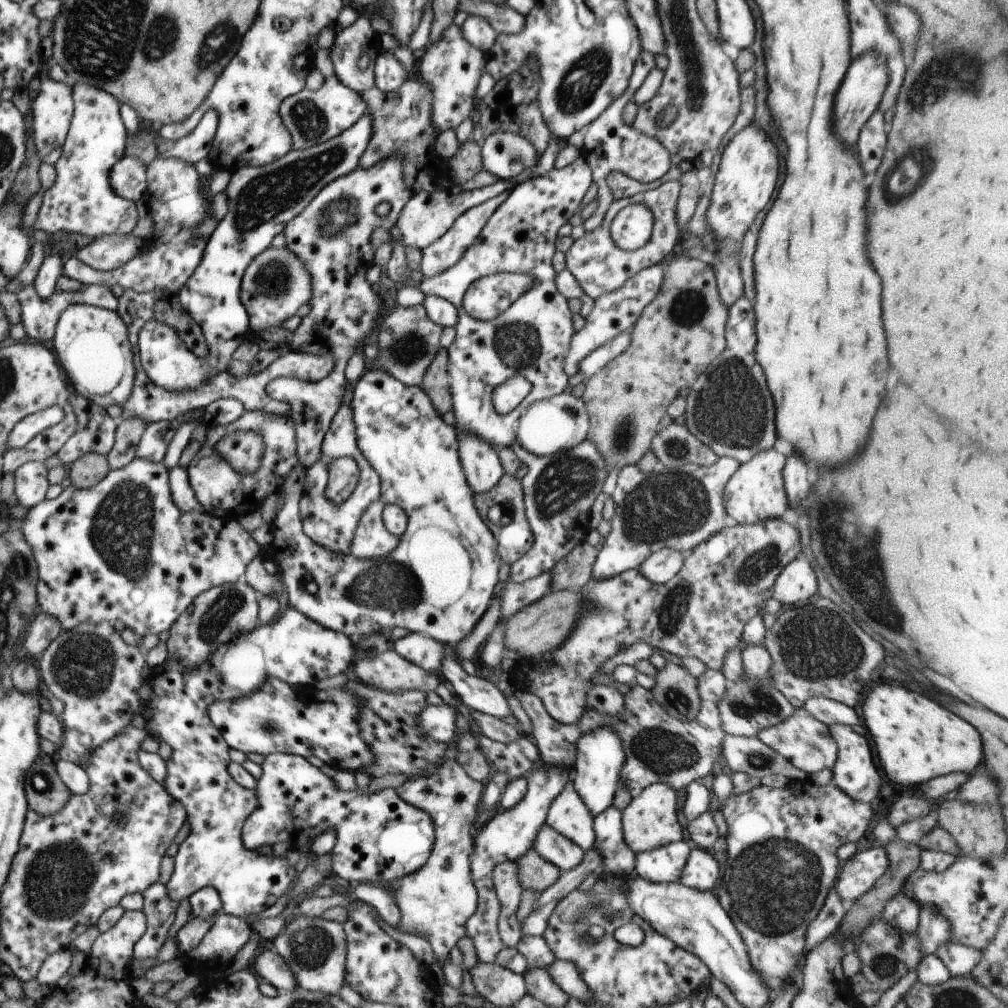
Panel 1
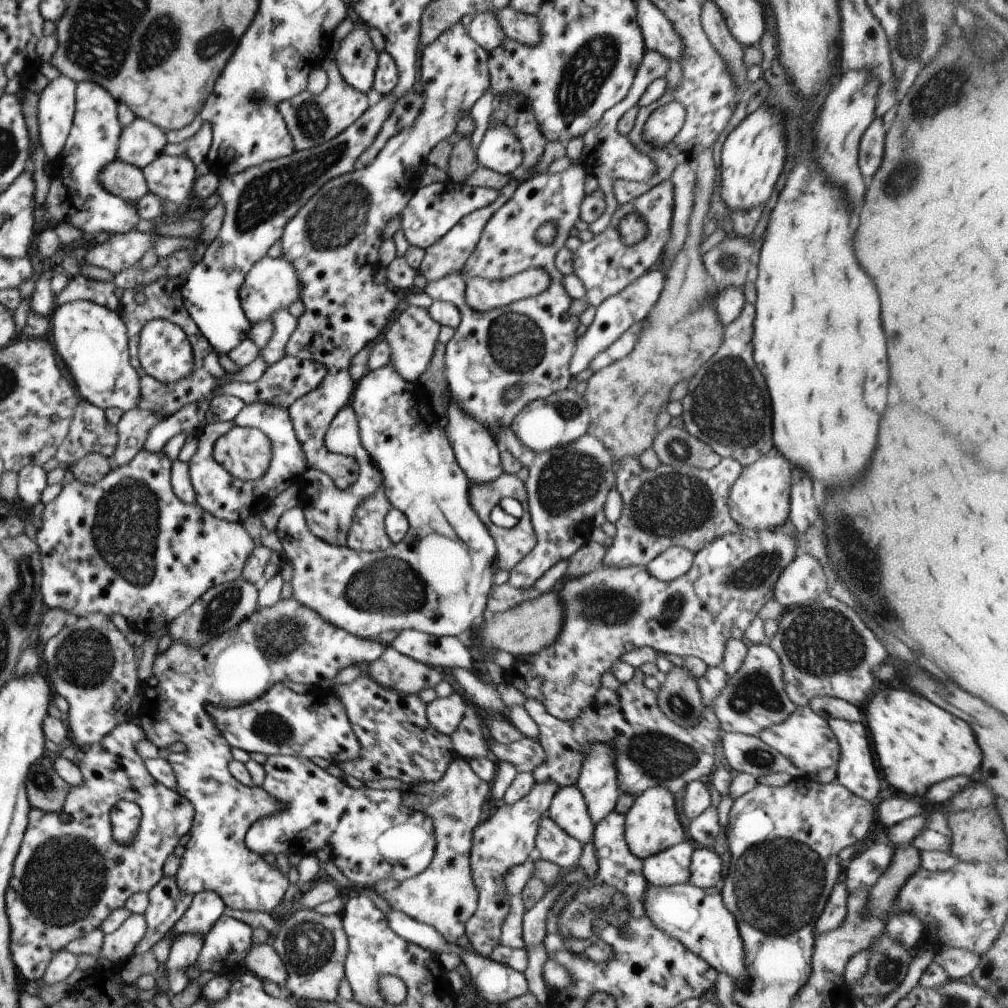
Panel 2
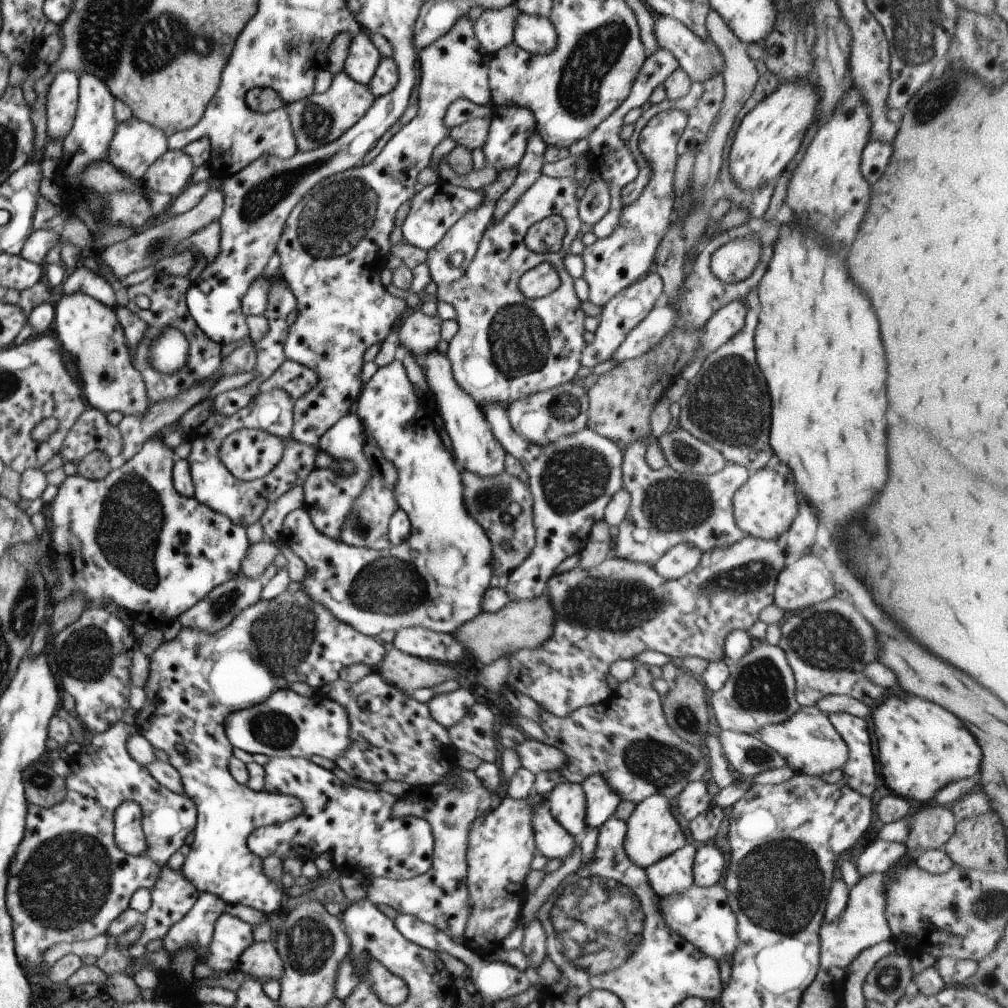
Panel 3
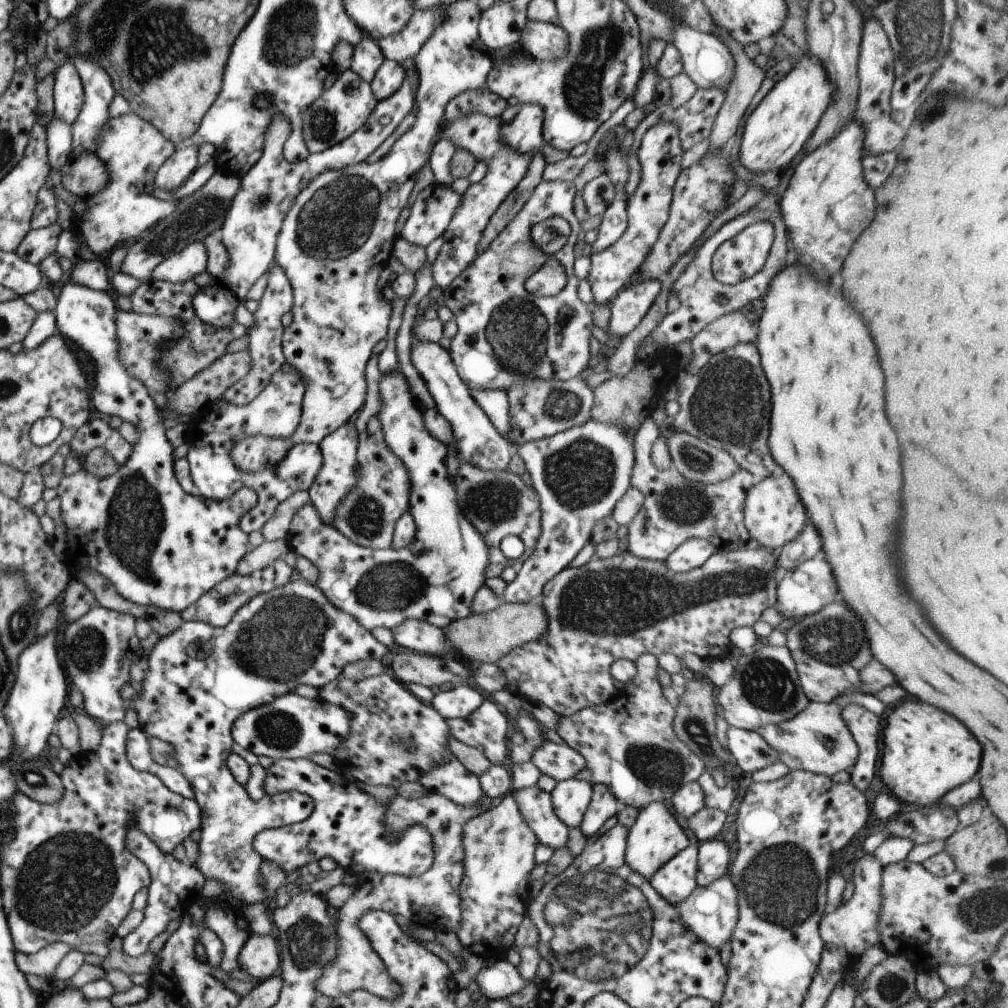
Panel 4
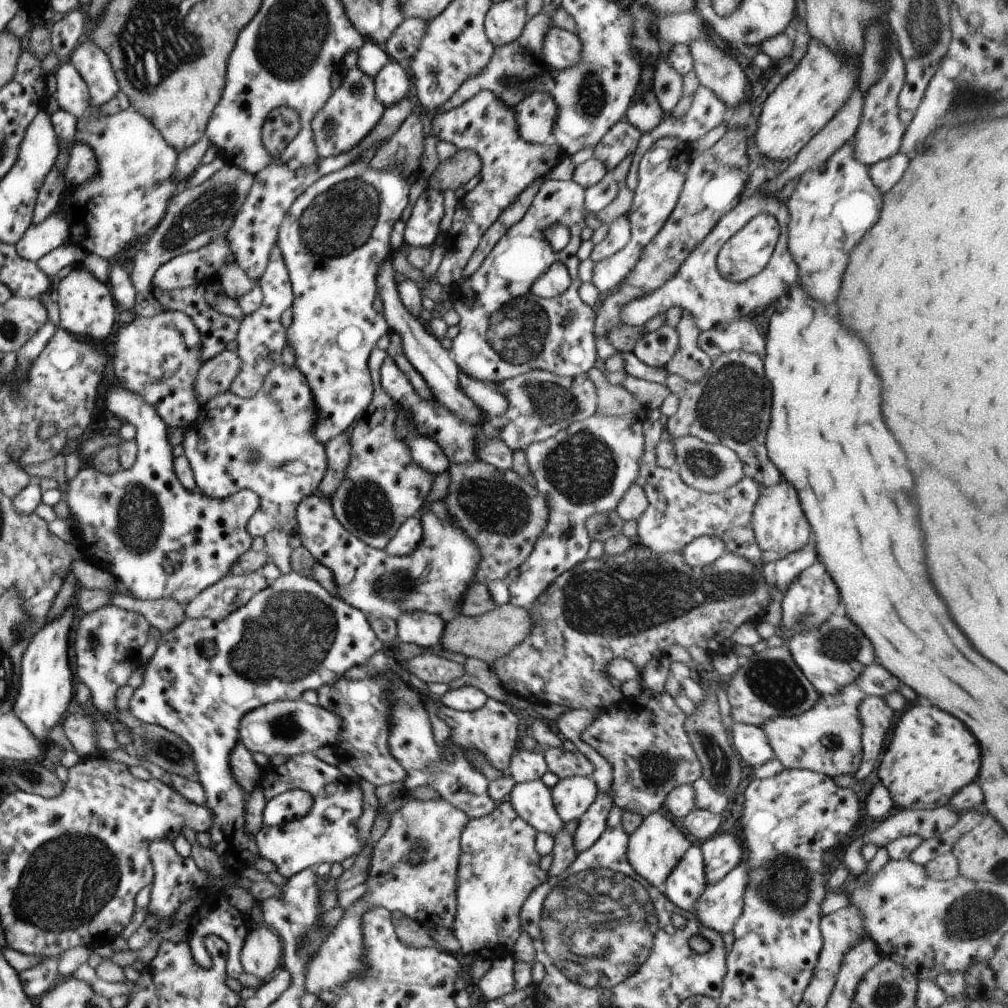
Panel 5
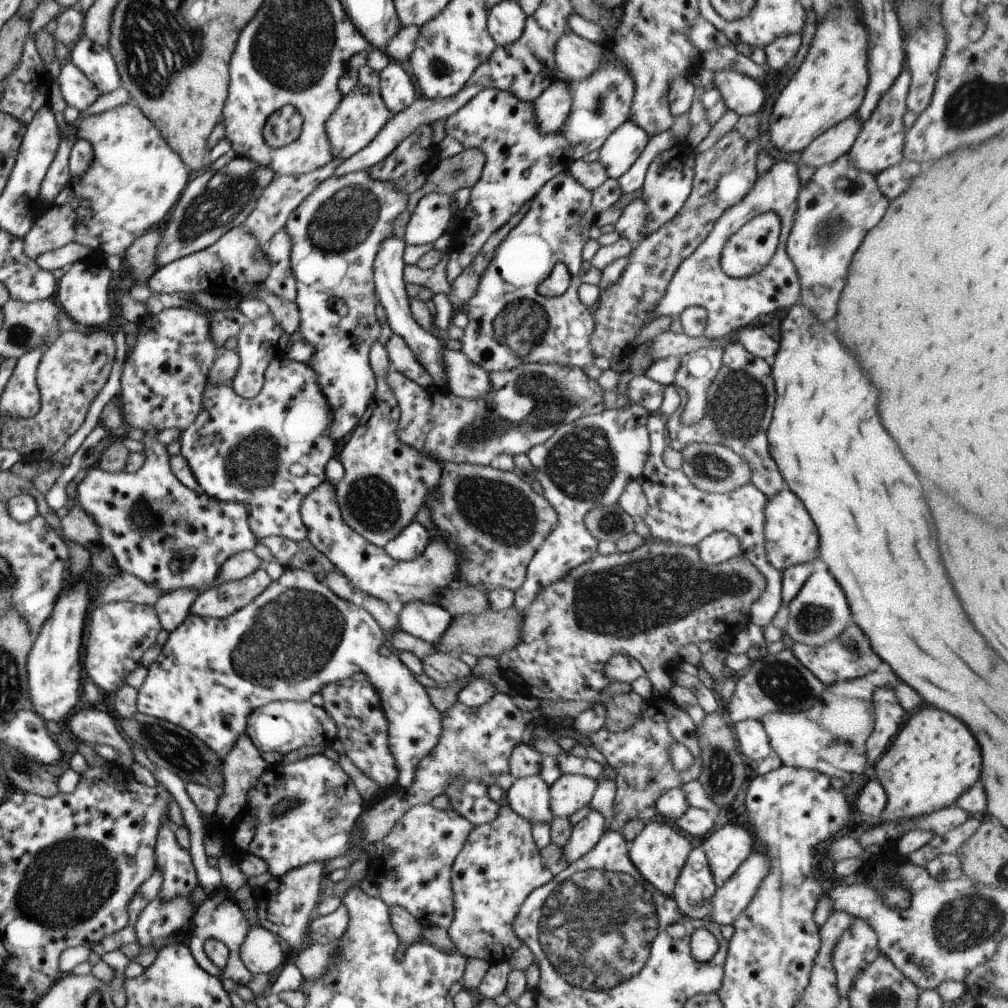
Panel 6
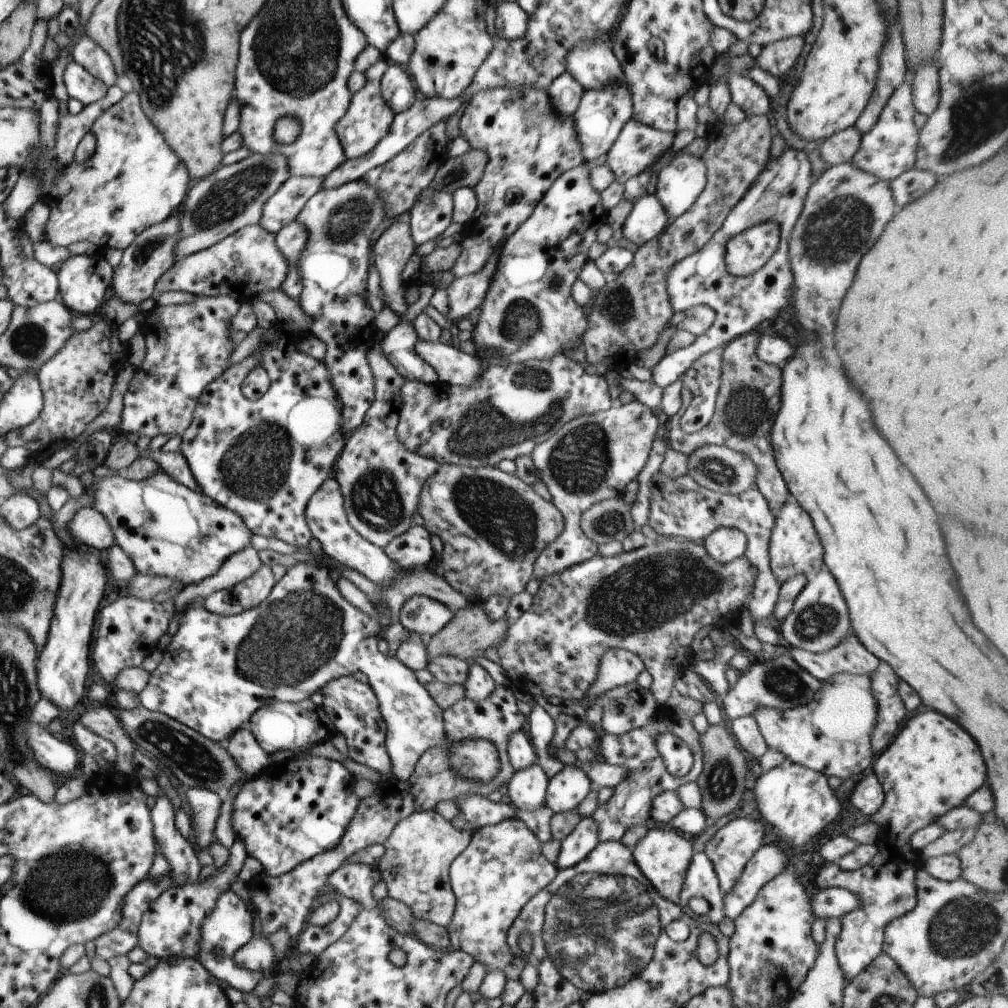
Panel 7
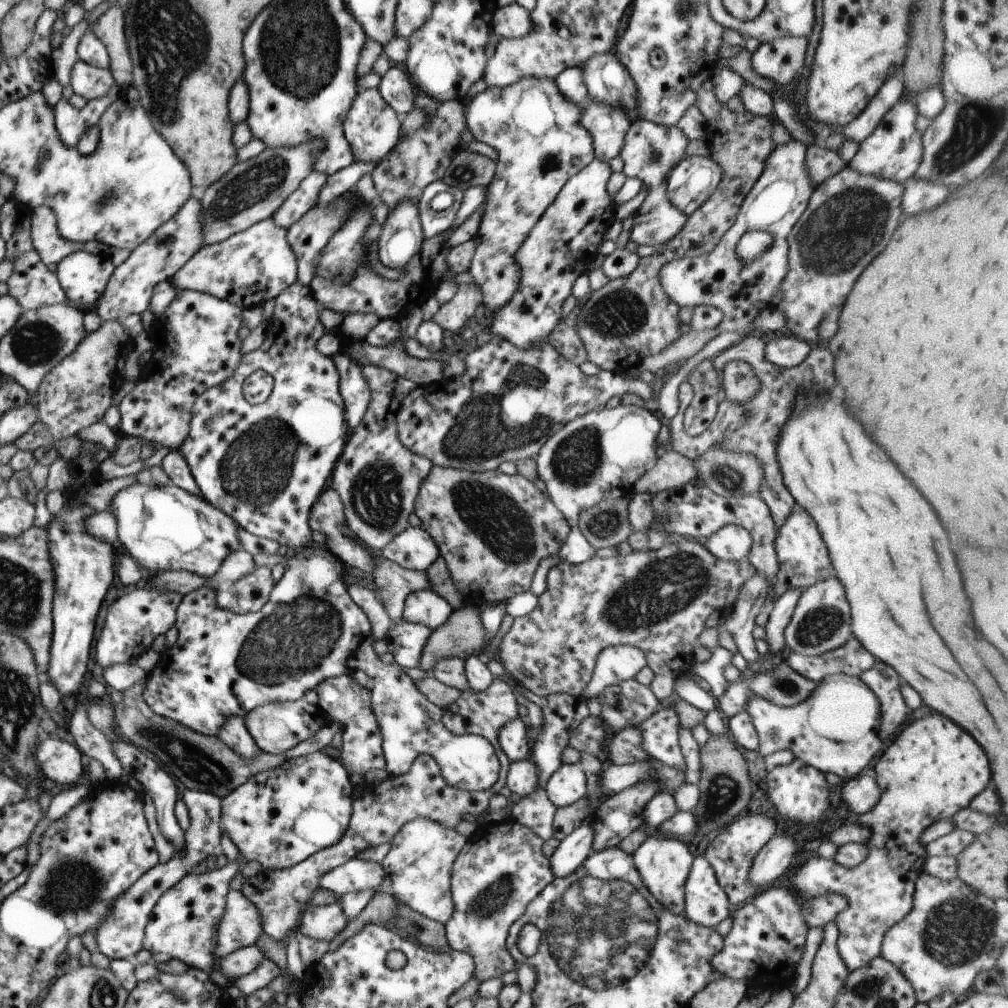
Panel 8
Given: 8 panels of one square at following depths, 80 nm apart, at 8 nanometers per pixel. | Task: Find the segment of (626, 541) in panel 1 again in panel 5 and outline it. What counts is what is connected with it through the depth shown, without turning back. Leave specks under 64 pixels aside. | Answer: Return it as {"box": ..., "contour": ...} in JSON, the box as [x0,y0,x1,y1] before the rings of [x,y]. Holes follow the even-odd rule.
{"box":[634,408,759,554],"contour":[[[648,408],[642,418],[642,433],[644,436],[644,453],[642,454],[638,475],[634,480],[645,493],[647,508],[645,512],[636,520],[637,536],[635,543],[639,543],[646,548],[650,554],[677,554],[689,541],[700,536],[718,536],[724,543],[727,543],[731,551],[741,548],[741,544],[753,544],[756,542],[753,529],[750,527],[750,517],[756,500],[758,499],[759,486],[750,478],[743,477],[732,487],[718,493],[704,493],[686,485],[680,476],[677,476],[677,469],[666,469],[655,463],[655,447],[661,438],[665,436],[664,425],[661,424],[661,414],[658,409]]]}

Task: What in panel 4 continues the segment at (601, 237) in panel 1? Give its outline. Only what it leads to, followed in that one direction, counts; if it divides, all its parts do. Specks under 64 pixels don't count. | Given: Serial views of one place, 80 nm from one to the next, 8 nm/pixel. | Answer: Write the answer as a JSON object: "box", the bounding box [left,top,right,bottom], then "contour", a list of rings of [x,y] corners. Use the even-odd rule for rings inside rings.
{"box":[585,123,682,304],"contour":[[[659,123],[648,128],[638,148],[641,180],[633,194],[626,199],[626,229],[604,251],[591,253],[590,267],[585,280],[589,283],[594,304],[608,304],[626,286],[635,282],[639,265],[642,265],[650,246],[657,240],[661,227],[666,223],[672,201],[672,188],[682,169],[678,128],[672,123]]]}

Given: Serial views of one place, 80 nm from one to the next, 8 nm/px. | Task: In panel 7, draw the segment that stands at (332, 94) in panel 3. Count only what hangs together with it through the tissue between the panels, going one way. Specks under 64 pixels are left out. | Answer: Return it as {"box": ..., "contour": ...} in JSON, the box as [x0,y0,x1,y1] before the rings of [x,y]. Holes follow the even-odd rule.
{"box":[334,57,394,159],"contour":[[[382,57],[365,73],[366,84],[352,95],[345,115],[335,124],[334,132],[340,140],[342,152],[346,159],[357,159],[370,152],[382,137],[387,135],[394,114],[383,101],[380,94],[380,79],[386,70],[387,61]]]}

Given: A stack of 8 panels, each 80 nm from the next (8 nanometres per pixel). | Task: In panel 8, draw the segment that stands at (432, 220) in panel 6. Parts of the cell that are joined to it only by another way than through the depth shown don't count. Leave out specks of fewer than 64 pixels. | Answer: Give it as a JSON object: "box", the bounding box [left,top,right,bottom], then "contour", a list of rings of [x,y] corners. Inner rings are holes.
{"box":[417,180,463,240],"contour":[[[441,180],[430,183],[422,192],[417,200],[417,212],[419,212],[419,226],[421,226],[421,236],[423,240],[429,240],[433,236],[439,236],[443,232],[448,231],[455,218],[455,212],[461,204],[463,191],[455,186],[447,186]],[[447,192],[453,196],[453,202],[449,208],[437,212],[429,207],[429,201],[435,194]]]}

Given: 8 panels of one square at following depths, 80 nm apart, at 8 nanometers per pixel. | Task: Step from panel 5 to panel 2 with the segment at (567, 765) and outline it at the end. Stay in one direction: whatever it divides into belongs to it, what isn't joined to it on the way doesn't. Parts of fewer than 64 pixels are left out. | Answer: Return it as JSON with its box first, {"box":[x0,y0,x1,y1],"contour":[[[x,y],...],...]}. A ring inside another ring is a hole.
{"box":[488,736,546,773],"contour":[[[522,736],[508,745],[489,742],[488,747],[490,748],[489,757],[494,762],[507,761],[515,767],[517,773],[531,773],[546,757],[537,738]]]}

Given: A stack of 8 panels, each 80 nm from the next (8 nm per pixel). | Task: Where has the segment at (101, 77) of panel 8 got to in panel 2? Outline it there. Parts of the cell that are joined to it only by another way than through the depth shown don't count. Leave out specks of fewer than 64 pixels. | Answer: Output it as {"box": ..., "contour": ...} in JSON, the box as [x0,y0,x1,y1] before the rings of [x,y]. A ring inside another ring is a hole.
{"box":[38,74,76,163],"contour":[[[60,74],[38,94],[38,140],[48,163],[59,156],[72,125],[75,89],[76,82]]]}

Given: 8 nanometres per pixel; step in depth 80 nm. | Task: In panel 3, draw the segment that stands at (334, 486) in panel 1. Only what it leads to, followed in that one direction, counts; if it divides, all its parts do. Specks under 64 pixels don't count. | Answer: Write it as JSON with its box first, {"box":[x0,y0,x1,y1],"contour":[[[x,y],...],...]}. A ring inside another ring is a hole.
{"box":[277,13,491,477],"contour":[[[463,13],[449,30],[416,52],[420,66],[416,115],[385,143],[373,160],[326,176],[312,186],[287,215],[277,241],[278,272],[296,298],[296,318],[288,326],[283,354],[287,360],[310,368],[318,378],[311,390],[294,400],[290,438],[316,448],[316,468],[331,469],[346,477],[355,474],[356,466],[351,460],[332,461],[316,444],[328,428],[353,410],[363,384],[360,379],[363,352],[371,344],[385,340],[405,308],[403,299],[391,297],[379,283],[379,273],[390,256],[389,234],[394,227],[395,210],[414,195],[417,173],[427,167],[431,150],[448,136],[449,129],[442,123],[446,108],[457,99],[467,99],[476,105],[491,100],[488,87],[491,54],[478,43],[473,27],[474,22]]]}

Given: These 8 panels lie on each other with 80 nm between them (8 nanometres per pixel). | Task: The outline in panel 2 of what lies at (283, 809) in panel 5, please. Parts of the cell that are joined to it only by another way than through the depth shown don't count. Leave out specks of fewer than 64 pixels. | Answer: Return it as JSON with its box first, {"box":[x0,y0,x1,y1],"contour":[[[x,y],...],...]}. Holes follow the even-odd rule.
{"box":[135,597,385,913],"contour":[[[293,597],[287,599],[279,599],[275,604],[272,604],[268,607],[257,608],[253,611],[247,618],[244,618],[239,624],[236,624],[233,628],[230,628],[228,631],[222,632],[219,636],[214,636],[208,641],[205,641],[205,644],[202,644],[200,647],[192,647],[183,641],[175,641],[171,643],[164,651],[161,651],[154,657],[152,664],[152,673],[148,678],[147,682],[142,681],[141,687],[144,690],[145,698],[142,700],[140,709],[135,716],[138,719],[139,728],[144,732],[144,737],[159,748],[167,748],[173,744],[173,742],[181,742],[185,745],[185,751],[181,753],[169,753],[166,757],[166,761],[170,764],[172,771],[174,772],[174,777],[176,780],[176,790],[175,792],[179,793],[183,798],[186,798],[193,807],[194,813],[191,823],[191,828],[189,829],[189,840],[184,846],[184,852],[179,859],[179,866],[174,874],[176,878],[176,885],[184,892],[195,894],[201,891],[213,891],[217,893],[221,900],[224,902],[225,907],[229,907],[237,910],[248,910],[248,911],[257,911],[257,912],[266,912],[270,913],[273,908],[277,908],[280,904],[281,899],[283,898],[283,893],[288,887],[287,878],[283,876],[278,869],[274,866],[269,866],[265,861],[254,852],[244,845],[244,834],[248,831],[248,828],[252,824],[263,817],[270,817],[279,813],[284,806],[272,796],[269,796],[261,787],[256,787],[255,785],[251,787],[243,786],[241,783],[238,783],[227,770],[228,762],[232,759],[231,757],[231,747],[227,744],[227,741],[224,739],[224,736],[216,729],[214,720],[210,718],[210,714],[207,713],[209,706],[218,708],[233,708],[243,705],[244,703],[253,702],[256,698],[259,698],[268,688],[271,688],[275,683],[281,682],[301,682],[303,684],[308,684],[311,688],[317,687],[320,682],[323,680],[333,680],[335,674],[339,672],[345,666],[358,665],[361,667],[367,666],[367,664],[376,661],[381,653],[383,652],[385,645],[382,644],[379,640],[369,640],[364,639],[363,637],[358,637],[347,632],[345,629],[337,628],[331,623],[328,623],[326,620],[323,620],[315,611],[312,611],[310,608],[304,607],[298,600],[295,600]]]}

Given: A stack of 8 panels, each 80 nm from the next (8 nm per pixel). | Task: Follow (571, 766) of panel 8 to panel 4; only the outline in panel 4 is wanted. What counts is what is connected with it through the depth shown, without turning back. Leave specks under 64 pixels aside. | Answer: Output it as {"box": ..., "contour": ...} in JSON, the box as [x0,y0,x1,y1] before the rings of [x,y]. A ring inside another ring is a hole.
{"box":[550,777,592,827],"contour":[[[577,777],[556,781],[550,792],[553,812],[566,827],[578,826],[591,797],[592,783]]]}

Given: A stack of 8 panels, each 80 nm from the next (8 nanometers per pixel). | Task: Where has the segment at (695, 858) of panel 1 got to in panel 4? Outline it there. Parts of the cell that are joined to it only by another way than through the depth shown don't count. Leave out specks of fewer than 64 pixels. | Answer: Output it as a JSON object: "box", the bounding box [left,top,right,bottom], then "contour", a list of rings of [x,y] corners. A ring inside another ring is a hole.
{"box":[696,837,731,886],"contour":[[[721,837],[698,844],[696,883],[707,886],[728,870],[731,850]]]}

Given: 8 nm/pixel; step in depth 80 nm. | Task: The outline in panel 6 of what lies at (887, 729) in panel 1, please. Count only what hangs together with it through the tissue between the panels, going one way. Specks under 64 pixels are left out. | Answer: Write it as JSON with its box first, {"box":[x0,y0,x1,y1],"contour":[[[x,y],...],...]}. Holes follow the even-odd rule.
{"box":[875,708,981,823],"contour":[[[923,708],[915,712],[899,728],[895,738],[875,761],[876,781],[883,787],[886,794],[885,806],[878,819],[883,823],[893,823],[899,819],[913,819],[928,815],[955,804],[963,792],[971,784],[975,784],[975,780],[979,778],[979,764],[981,764],[981,756],[979,756],[977,742],[957,718],[933,708]]]}

